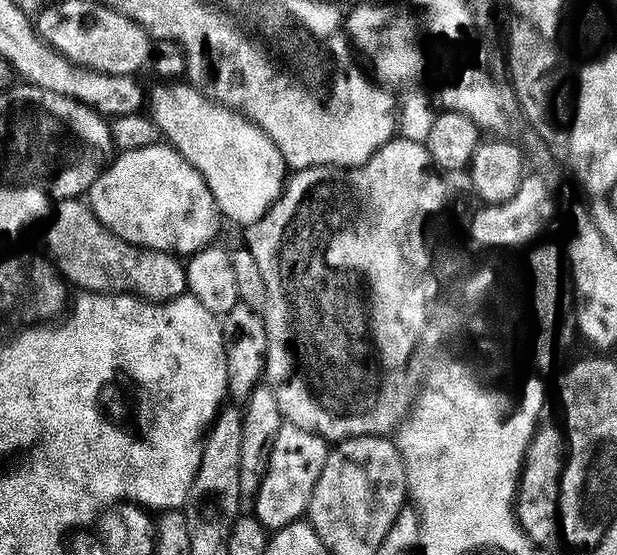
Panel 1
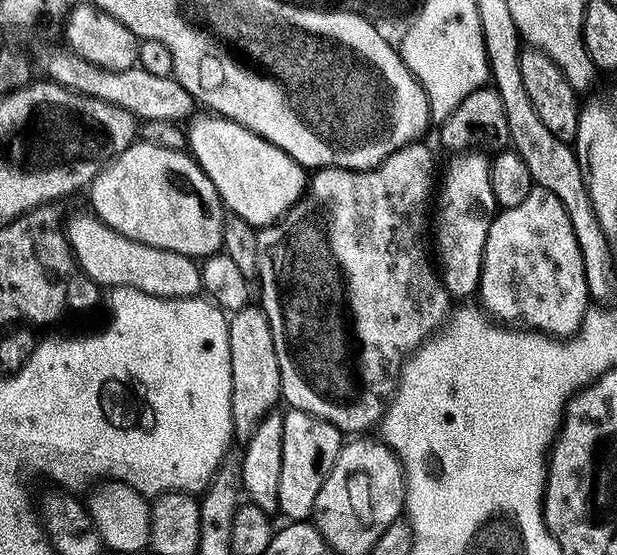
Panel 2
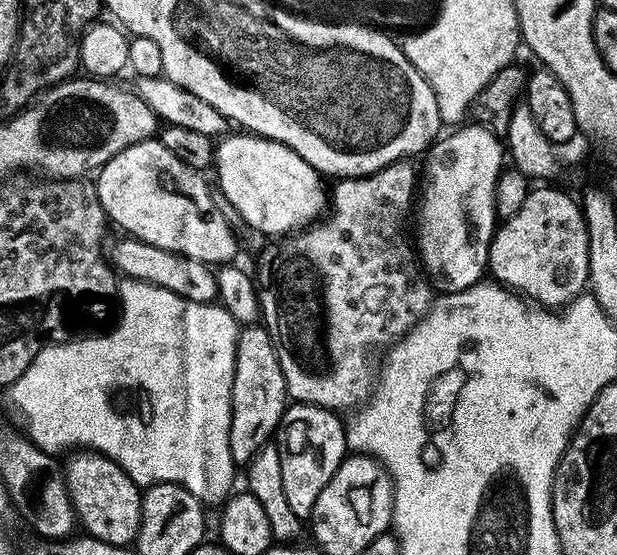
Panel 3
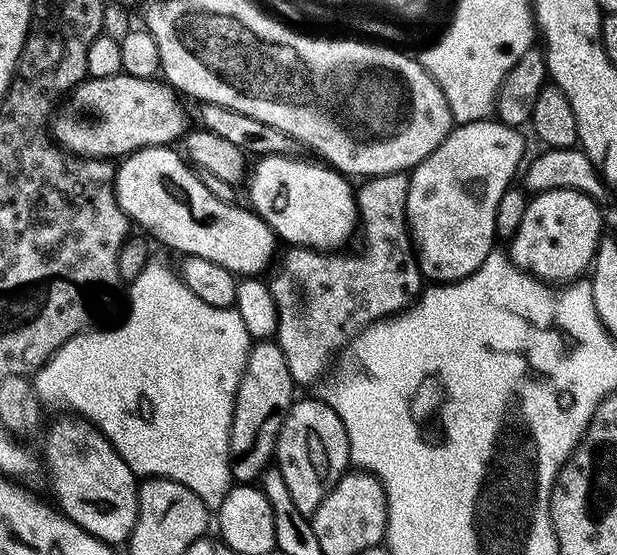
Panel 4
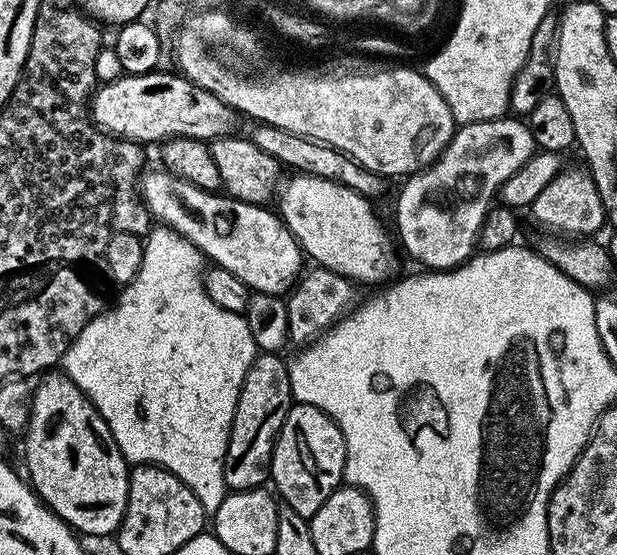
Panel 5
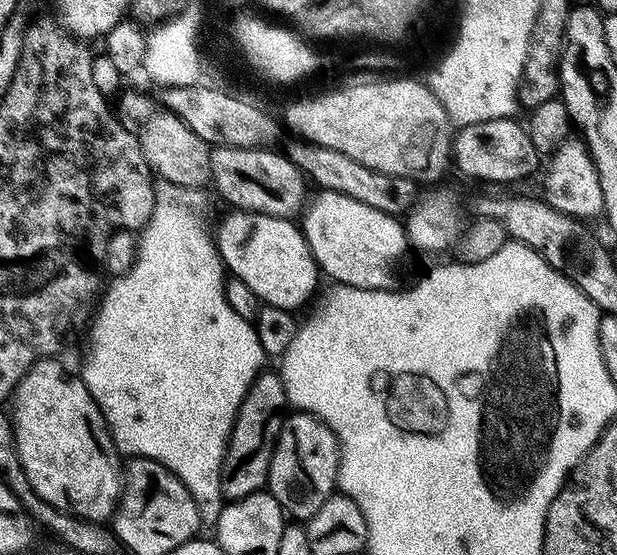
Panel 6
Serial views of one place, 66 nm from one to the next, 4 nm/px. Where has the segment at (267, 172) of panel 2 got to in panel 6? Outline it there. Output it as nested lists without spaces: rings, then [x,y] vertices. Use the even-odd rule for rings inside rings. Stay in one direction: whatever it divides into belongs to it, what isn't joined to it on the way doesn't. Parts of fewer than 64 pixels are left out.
[[[317,191],[307,201],[302,212],[302,231],[312,248],[312,253],[320,266],[320,271],[337,285],[349,284],[352,288],[386,288],[391,289],[392,260],[404,260],[410,253],[408,234],[405,225],[397,217],[389,216],[382,210],[374,210],[374,206],[366,206],[366,202],[358,202],[358,198],[350,198],[337,192]]]

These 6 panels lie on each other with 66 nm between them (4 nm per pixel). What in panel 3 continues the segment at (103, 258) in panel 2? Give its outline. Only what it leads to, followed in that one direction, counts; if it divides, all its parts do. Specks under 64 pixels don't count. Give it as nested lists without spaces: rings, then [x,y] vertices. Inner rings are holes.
[[[123,238],[110,248],[110,263],[121,277],[129,280],[145,280],[159,288],[170,290],[190,302],[211,304],[218,297],[216,272],[209,265],[183,256],[170,250],[162,250],[158,246],[150,246],[135,238]]]

